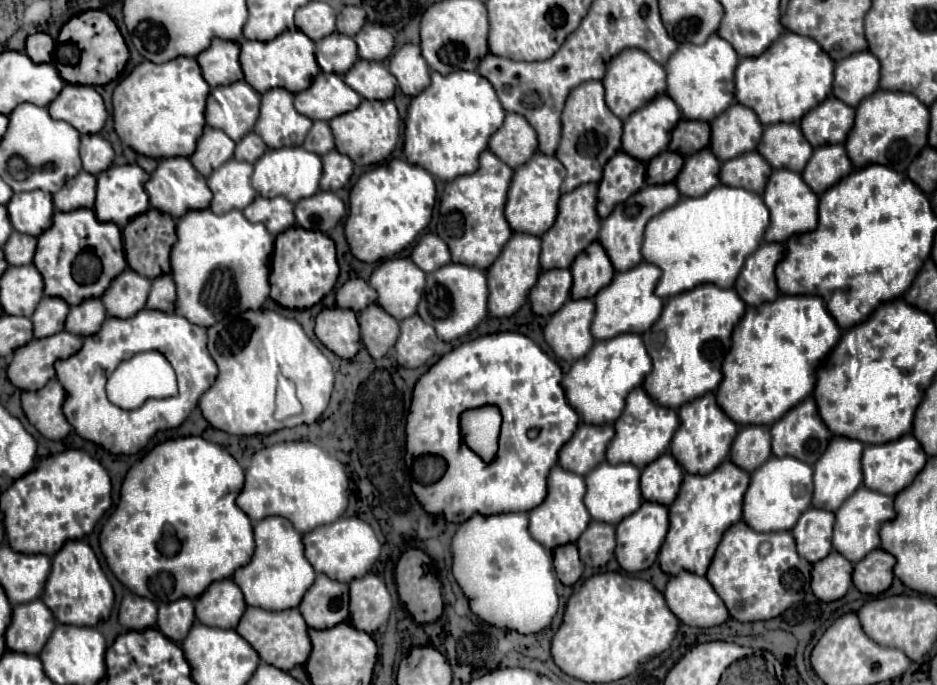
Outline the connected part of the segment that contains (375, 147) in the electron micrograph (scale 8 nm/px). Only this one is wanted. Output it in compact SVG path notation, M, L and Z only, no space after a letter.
M361 100L361 104L345 112L341 116L335 116L329 122L333 136L335 136L335 148L337 152L349 156L353 164L359 166L371 166L377 162L383 162L391 156L397 140L399 140L399 112L393 104L393 100Z

